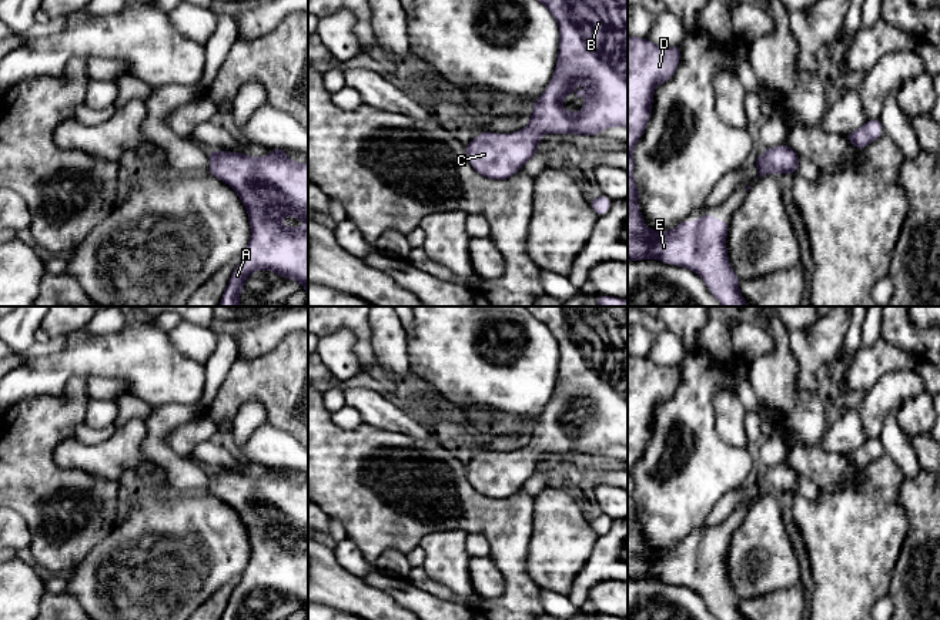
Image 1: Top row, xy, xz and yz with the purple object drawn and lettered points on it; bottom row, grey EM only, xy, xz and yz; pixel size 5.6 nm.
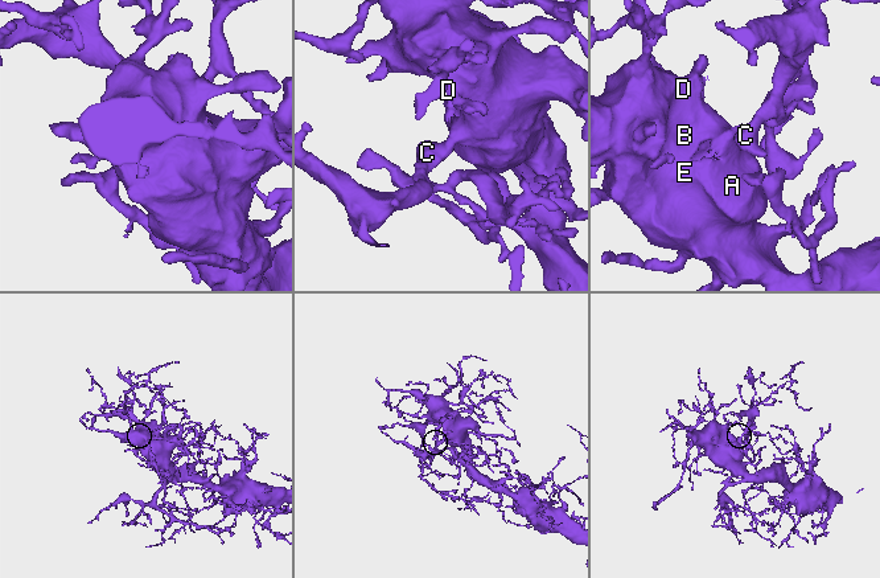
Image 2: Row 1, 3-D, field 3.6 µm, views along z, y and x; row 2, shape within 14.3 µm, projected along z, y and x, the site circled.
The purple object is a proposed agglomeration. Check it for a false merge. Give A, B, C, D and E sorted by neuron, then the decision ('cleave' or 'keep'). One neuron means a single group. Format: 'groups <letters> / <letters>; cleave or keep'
groups A B C D E; keep

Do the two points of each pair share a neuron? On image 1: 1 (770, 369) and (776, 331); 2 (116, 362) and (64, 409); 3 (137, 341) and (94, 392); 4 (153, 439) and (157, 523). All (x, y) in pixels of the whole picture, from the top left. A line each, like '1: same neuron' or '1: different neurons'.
1: same neuron
2: different neurons
3: different neurons
4: different neurons

